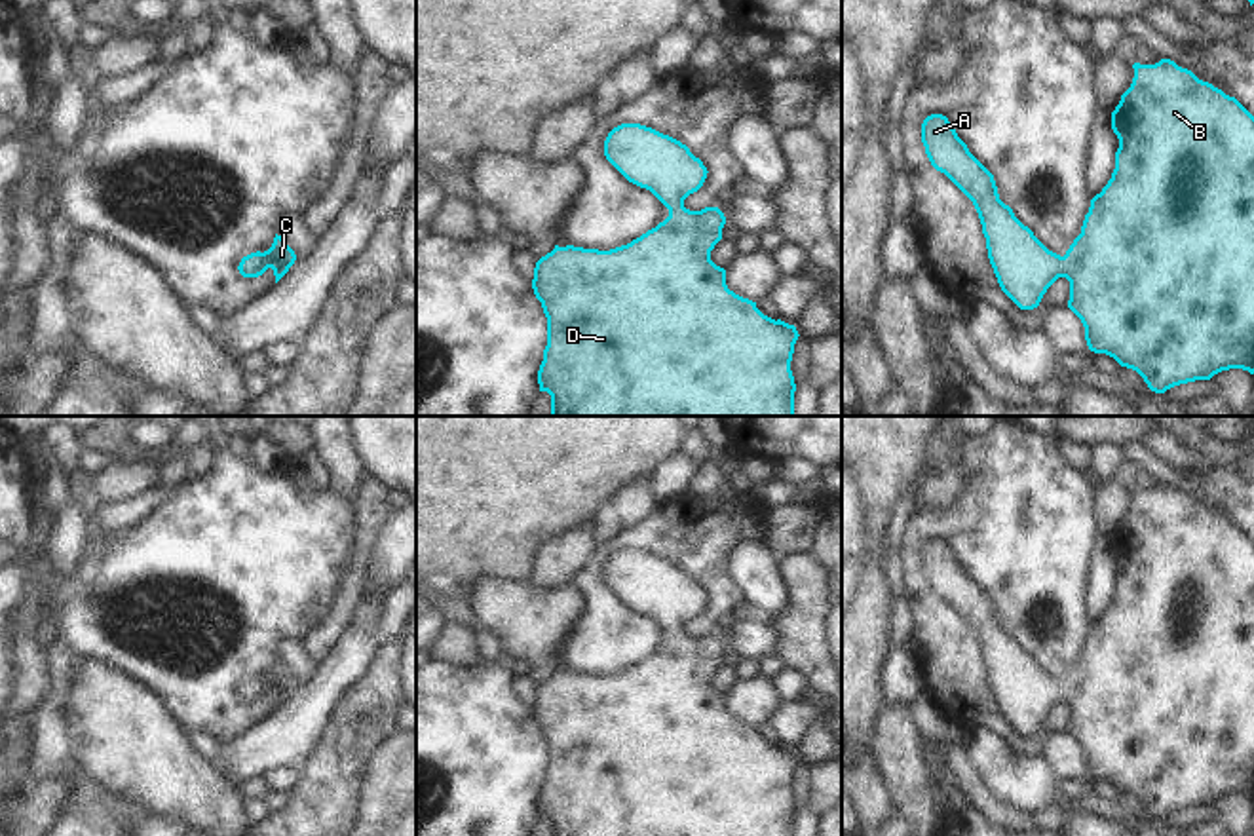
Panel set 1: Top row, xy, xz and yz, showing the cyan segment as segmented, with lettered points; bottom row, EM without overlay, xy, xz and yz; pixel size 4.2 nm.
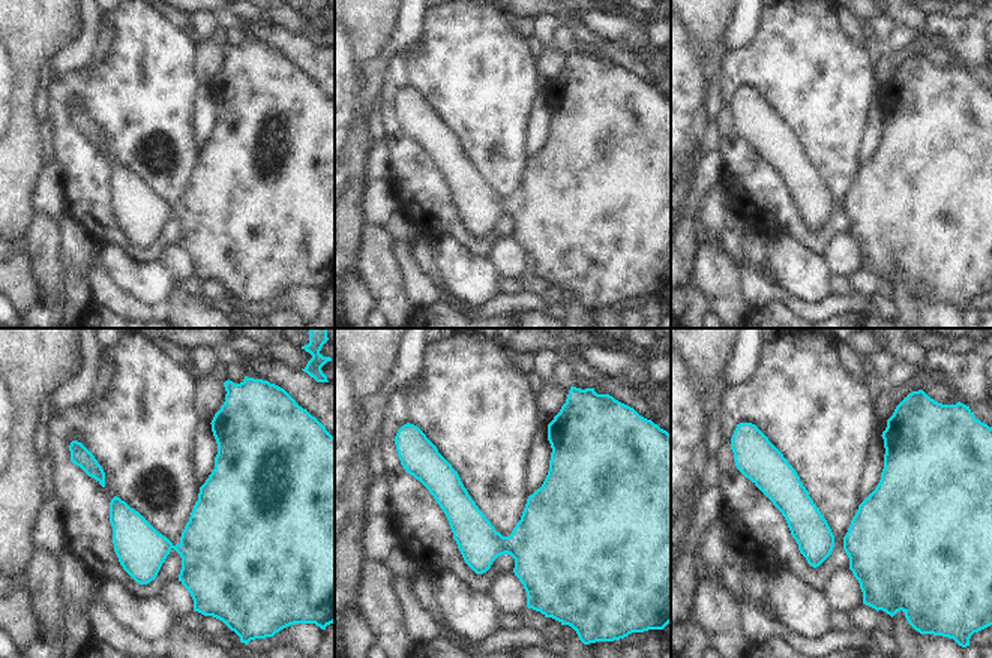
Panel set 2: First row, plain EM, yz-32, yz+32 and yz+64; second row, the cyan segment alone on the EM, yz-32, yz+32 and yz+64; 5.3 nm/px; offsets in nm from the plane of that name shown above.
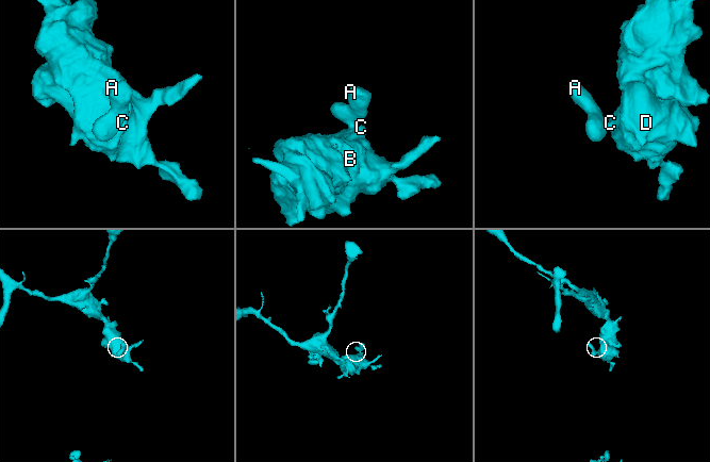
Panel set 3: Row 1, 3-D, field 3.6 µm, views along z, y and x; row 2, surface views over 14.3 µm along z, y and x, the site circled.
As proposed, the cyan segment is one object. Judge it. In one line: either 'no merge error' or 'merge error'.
no merge error

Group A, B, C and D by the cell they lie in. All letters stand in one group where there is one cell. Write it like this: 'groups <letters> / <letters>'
groups A B C D

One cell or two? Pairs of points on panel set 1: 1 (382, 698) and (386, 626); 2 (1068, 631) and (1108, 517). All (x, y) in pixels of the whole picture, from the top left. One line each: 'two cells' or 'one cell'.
1: two cells
2: two cells

